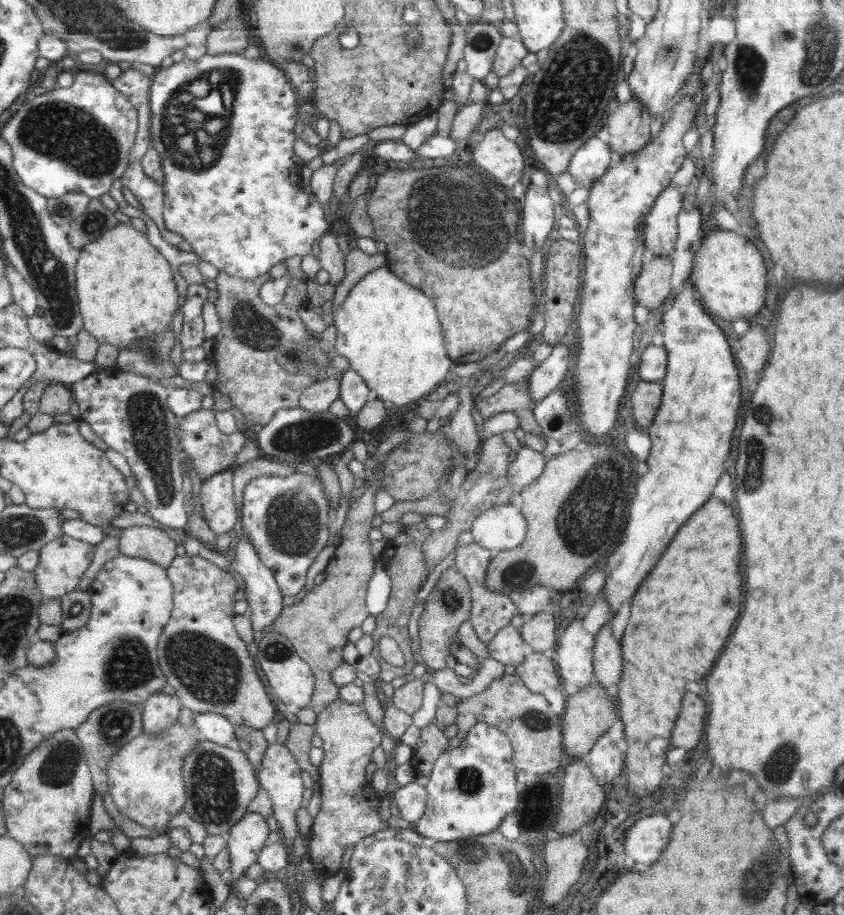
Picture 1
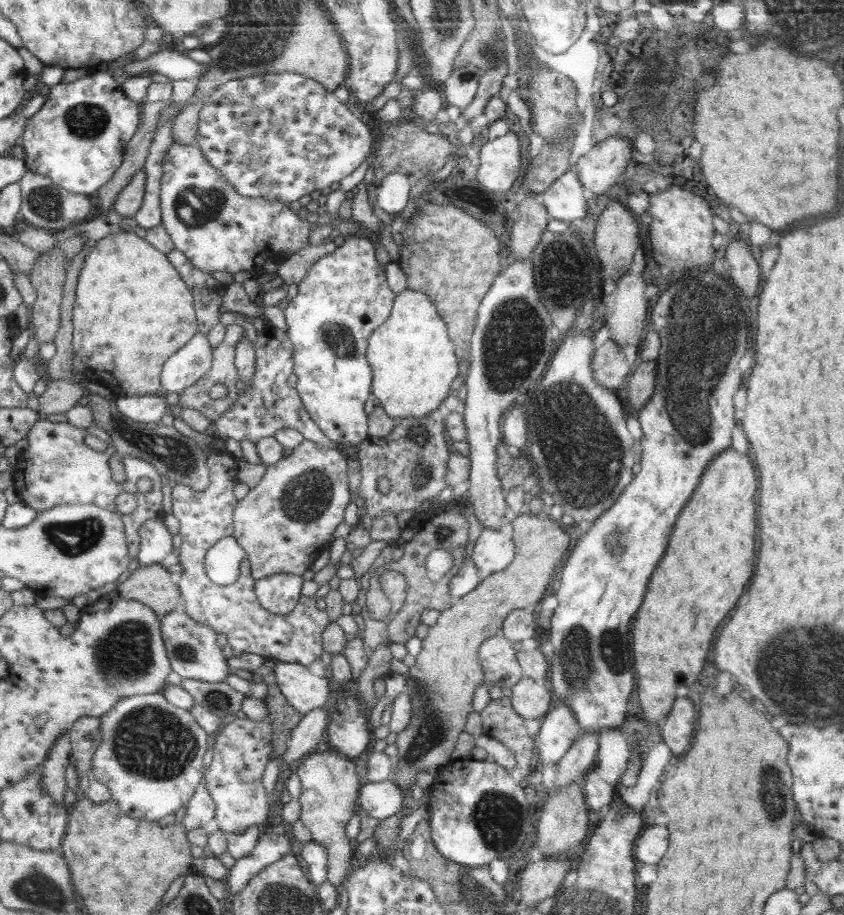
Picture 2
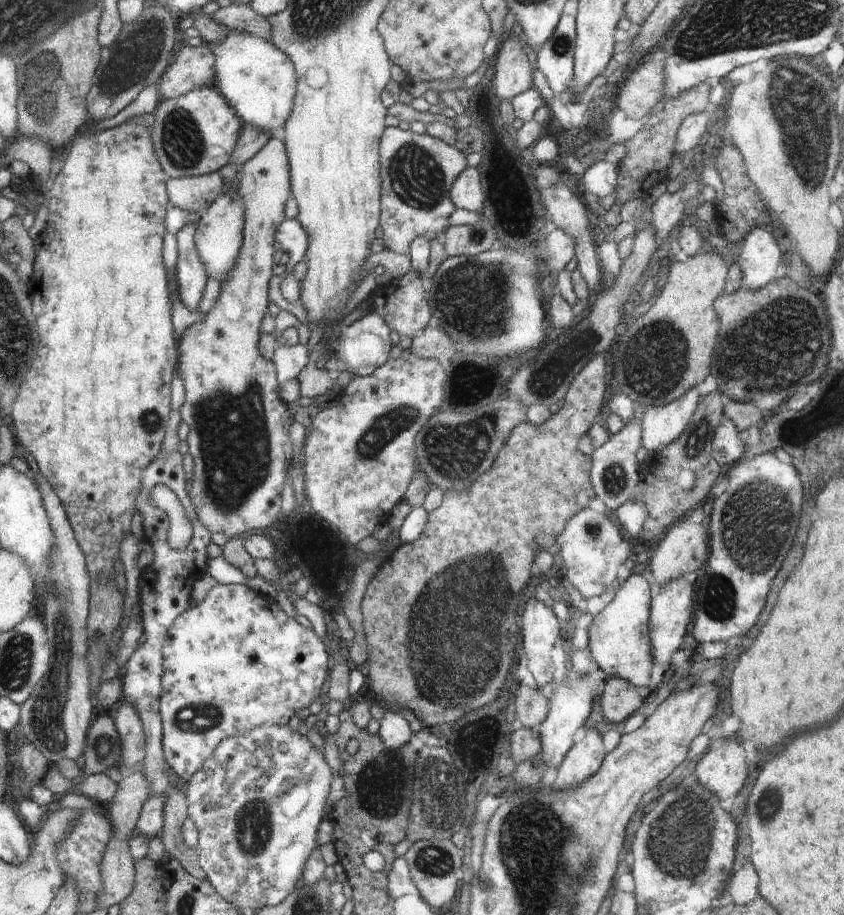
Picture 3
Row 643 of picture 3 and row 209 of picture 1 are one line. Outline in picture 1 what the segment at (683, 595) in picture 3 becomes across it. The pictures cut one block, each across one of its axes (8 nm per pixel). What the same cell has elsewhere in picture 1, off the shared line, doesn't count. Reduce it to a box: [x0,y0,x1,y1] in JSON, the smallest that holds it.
[644,185,684,257]

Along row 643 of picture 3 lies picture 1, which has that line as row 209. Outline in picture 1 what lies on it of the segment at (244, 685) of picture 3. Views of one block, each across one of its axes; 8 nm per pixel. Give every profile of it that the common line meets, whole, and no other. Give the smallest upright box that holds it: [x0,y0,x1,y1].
[150,53,333,280]

